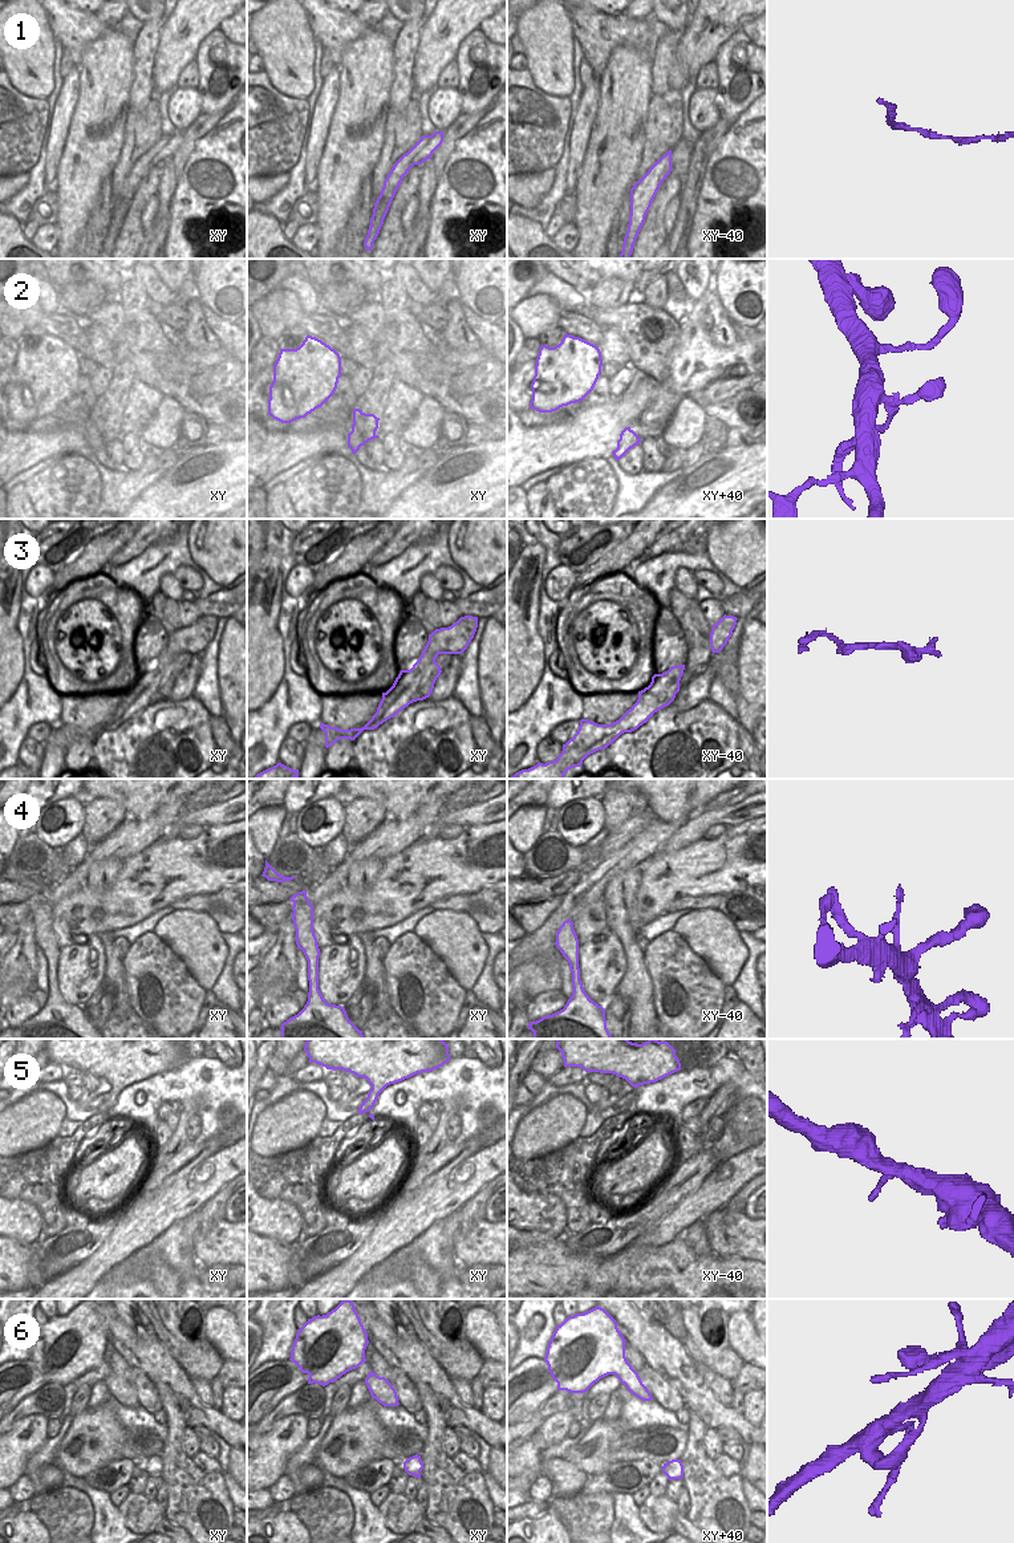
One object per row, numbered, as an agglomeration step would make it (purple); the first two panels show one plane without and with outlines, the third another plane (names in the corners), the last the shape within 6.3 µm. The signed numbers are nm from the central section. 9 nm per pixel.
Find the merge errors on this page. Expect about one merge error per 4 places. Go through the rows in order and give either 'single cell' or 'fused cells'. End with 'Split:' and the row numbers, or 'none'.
1: single cell
2: fused cells
3: fused cells
4: single cell
5: single cell
6: single cell
Split: 2, 3

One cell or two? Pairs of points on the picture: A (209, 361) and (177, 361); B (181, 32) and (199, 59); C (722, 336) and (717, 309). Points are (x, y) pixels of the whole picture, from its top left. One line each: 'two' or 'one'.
A: one
B: two
C: one

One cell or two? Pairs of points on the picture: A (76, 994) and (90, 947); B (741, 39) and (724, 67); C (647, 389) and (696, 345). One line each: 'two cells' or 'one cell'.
A: one cell
B: one cell
C: one cell

